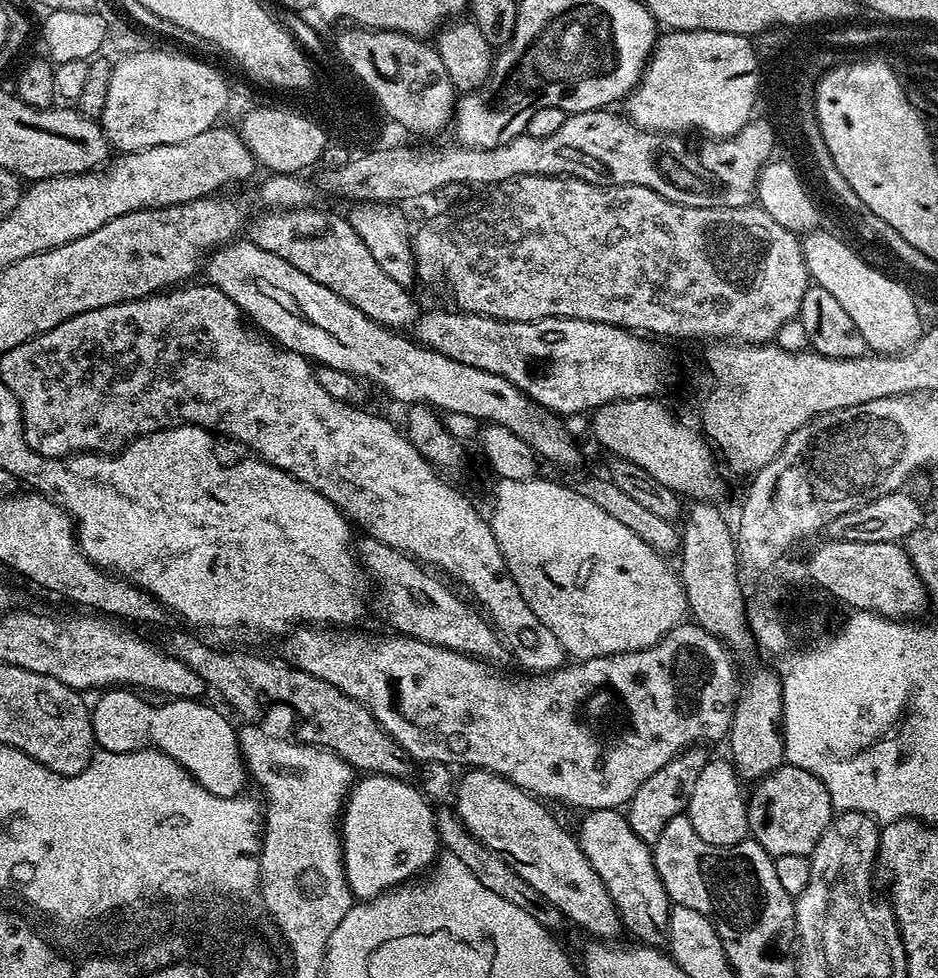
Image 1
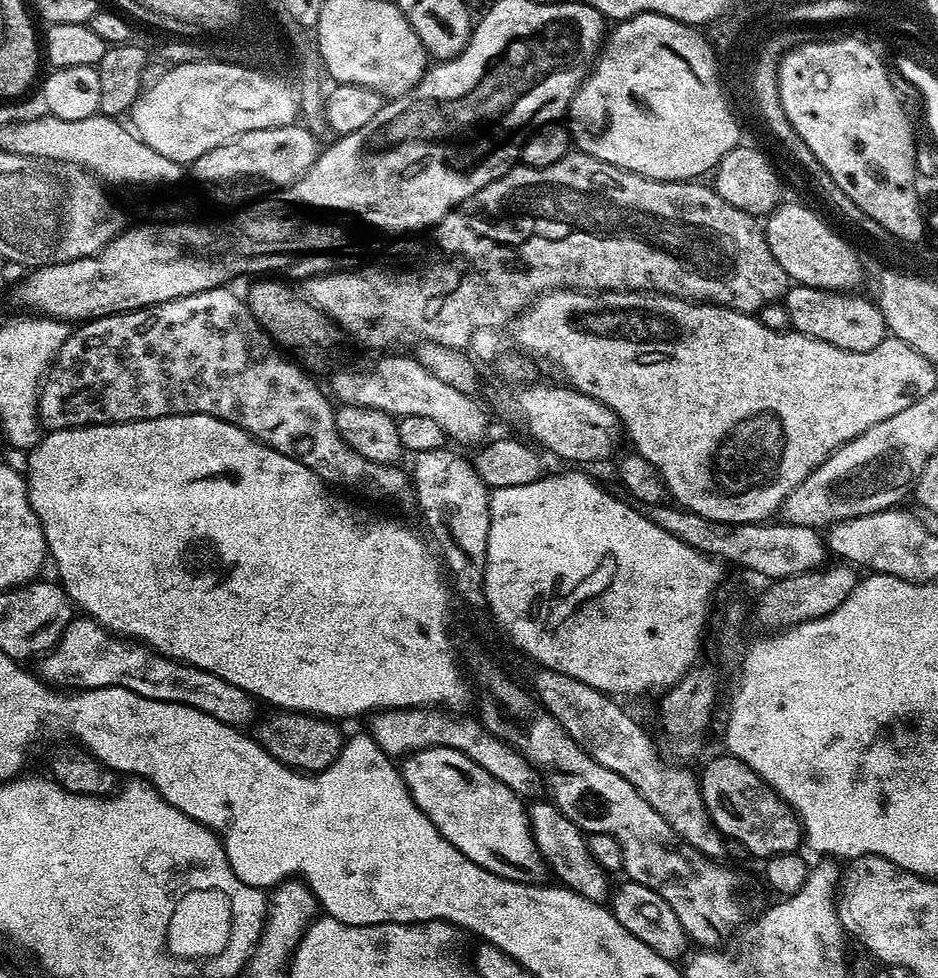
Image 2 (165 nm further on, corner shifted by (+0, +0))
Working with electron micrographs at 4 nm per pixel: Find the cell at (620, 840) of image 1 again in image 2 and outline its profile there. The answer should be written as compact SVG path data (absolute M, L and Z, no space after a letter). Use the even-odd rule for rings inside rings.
M551 802L531 805L530 819L534 842L538 846L547 871L551 875L553 872L560 879L557 881L563 887L570 889L571 892L576 892L582 898L597 902L607 901L610 896L610 888L608 890L610 876L591 854L588 845L589 837L581 832L578 826L574 826L574 822L570 822L570 818L562 815L556 805Z

